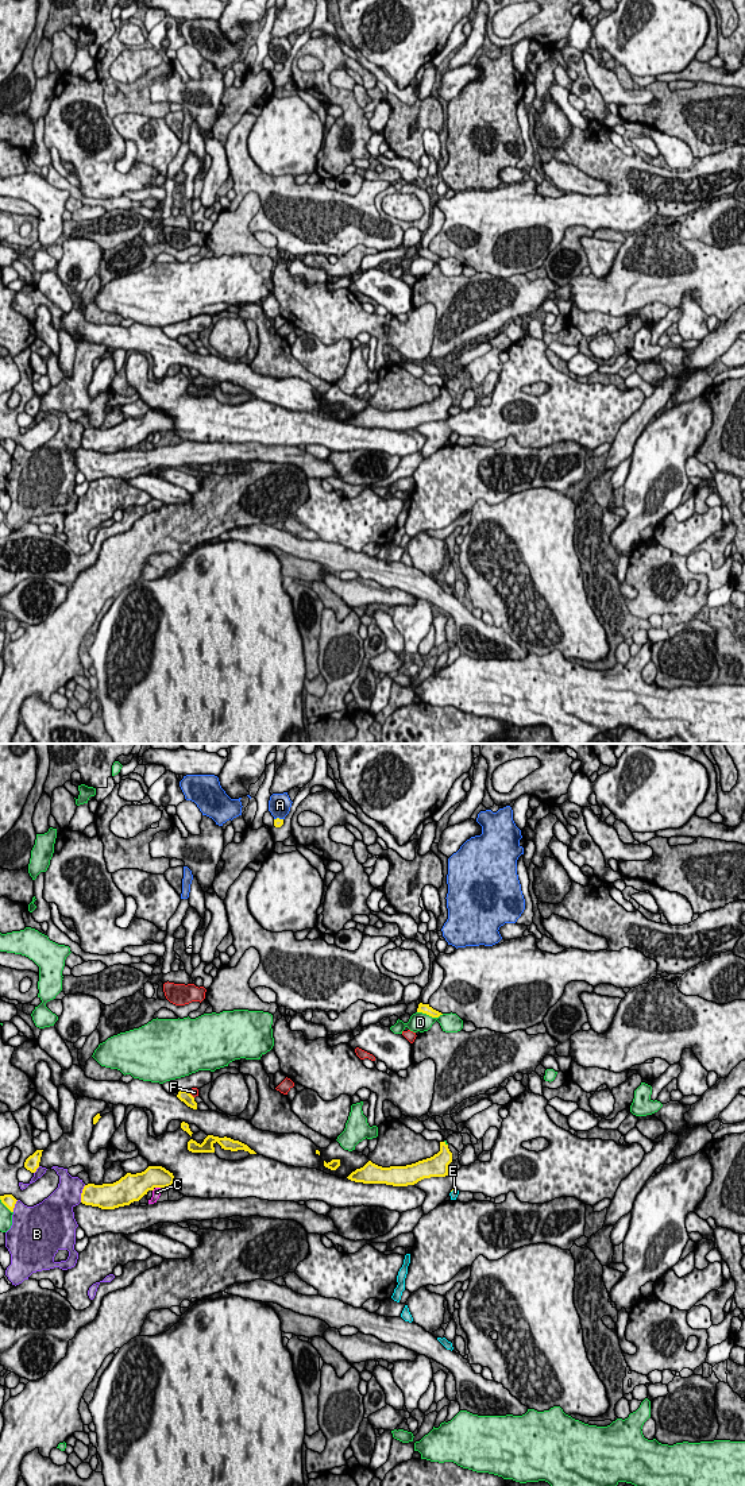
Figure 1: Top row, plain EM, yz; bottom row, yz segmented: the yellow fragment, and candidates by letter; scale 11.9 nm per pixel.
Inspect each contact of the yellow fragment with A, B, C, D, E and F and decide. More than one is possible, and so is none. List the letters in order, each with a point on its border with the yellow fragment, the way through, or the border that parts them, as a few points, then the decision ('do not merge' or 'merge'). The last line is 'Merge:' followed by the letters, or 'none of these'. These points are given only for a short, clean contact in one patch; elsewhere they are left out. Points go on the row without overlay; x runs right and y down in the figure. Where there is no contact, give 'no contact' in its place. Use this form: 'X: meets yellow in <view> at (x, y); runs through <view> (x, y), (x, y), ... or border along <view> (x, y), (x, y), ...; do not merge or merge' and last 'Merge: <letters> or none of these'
A: meets yellow in yz at (278, 62); do not merge
B: meets yellow in yz at (81, 437); do not merge
C: meets yellow in yz at (155, 431); do not merge
D: meets yellow in yz at (431, 259); do not merge
E: no contact; merge
F: meets yellow in yz at (190, 339); do not merge
Merge: E

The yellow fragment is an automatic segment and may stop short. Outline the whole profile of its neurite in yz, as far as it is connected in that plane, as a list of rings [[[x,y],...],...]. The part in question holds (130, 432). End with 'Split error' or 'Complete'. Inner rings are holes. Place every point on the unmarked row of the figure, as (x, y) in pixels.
[[[148,410],[142,417],[127,417],[113,428],[85,429],[81,447],[101,453],[115,453],[139,445],[148,435],[171,431],[173,426],[173,417],[162,410]]]. Complete

